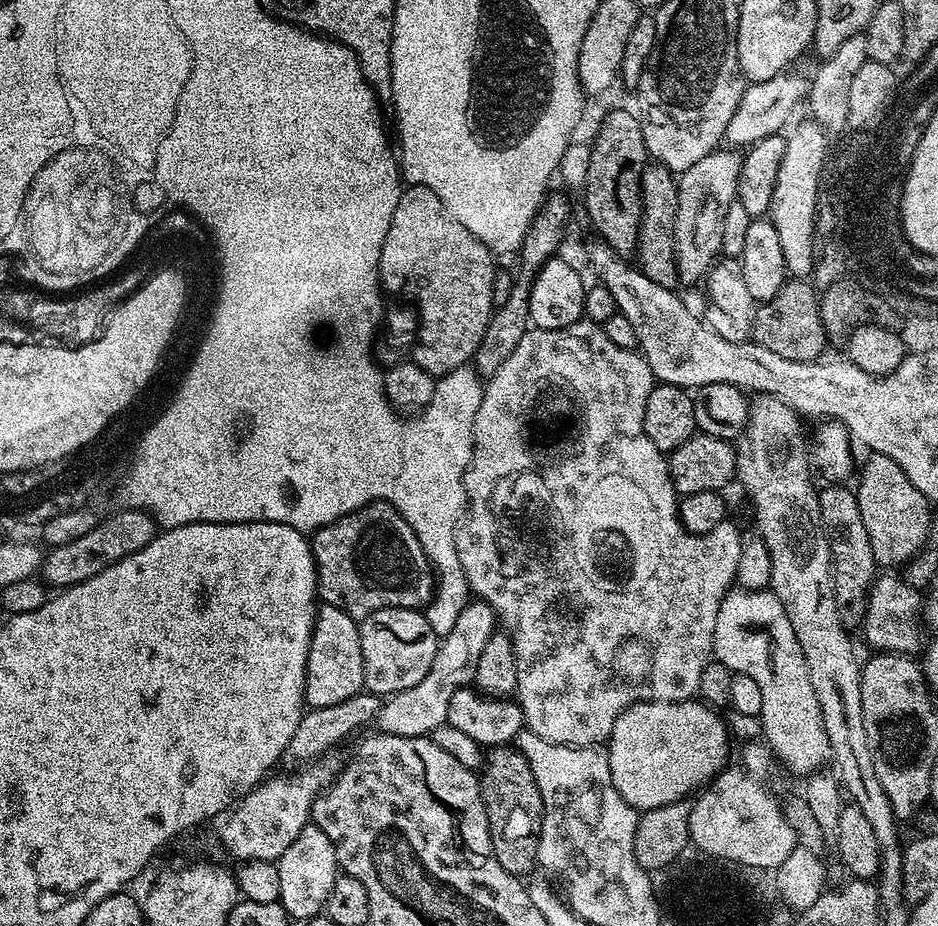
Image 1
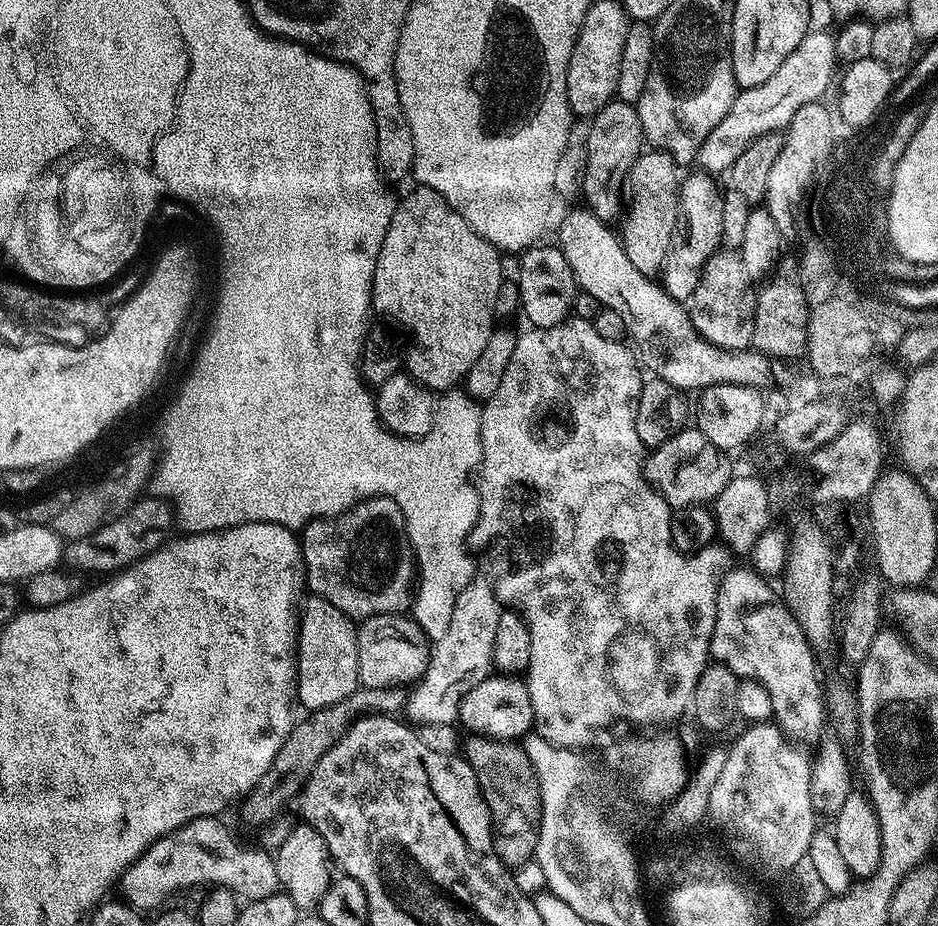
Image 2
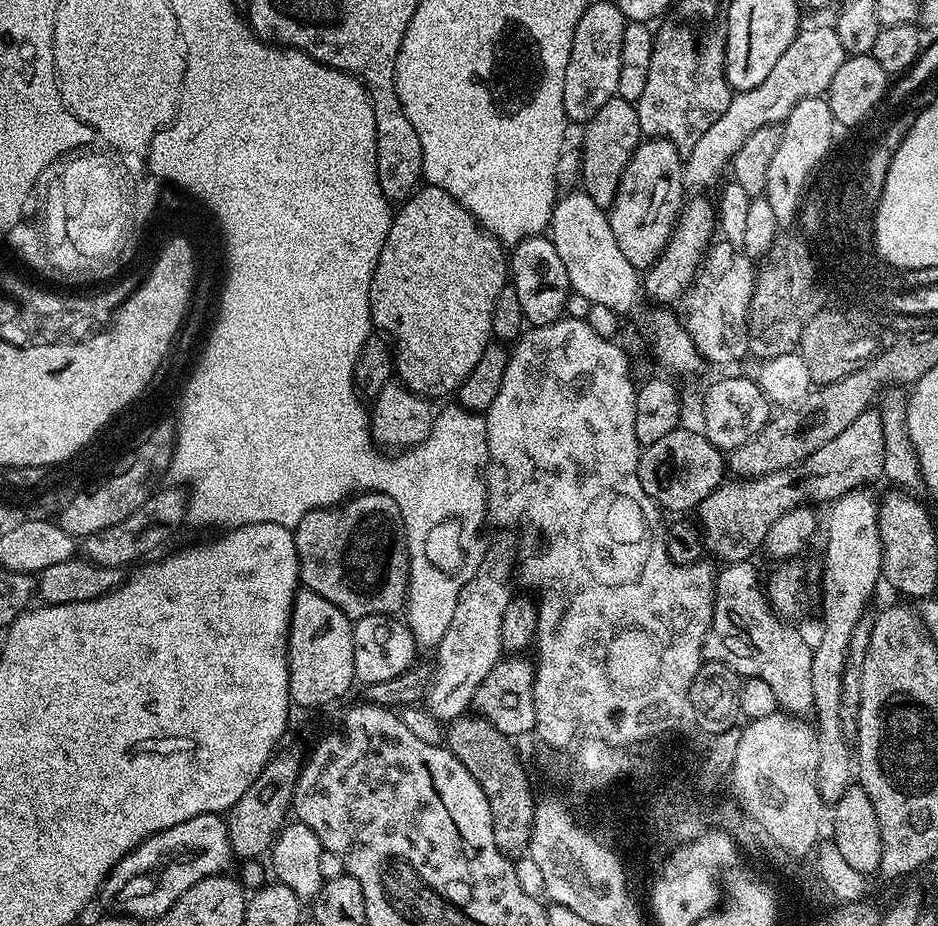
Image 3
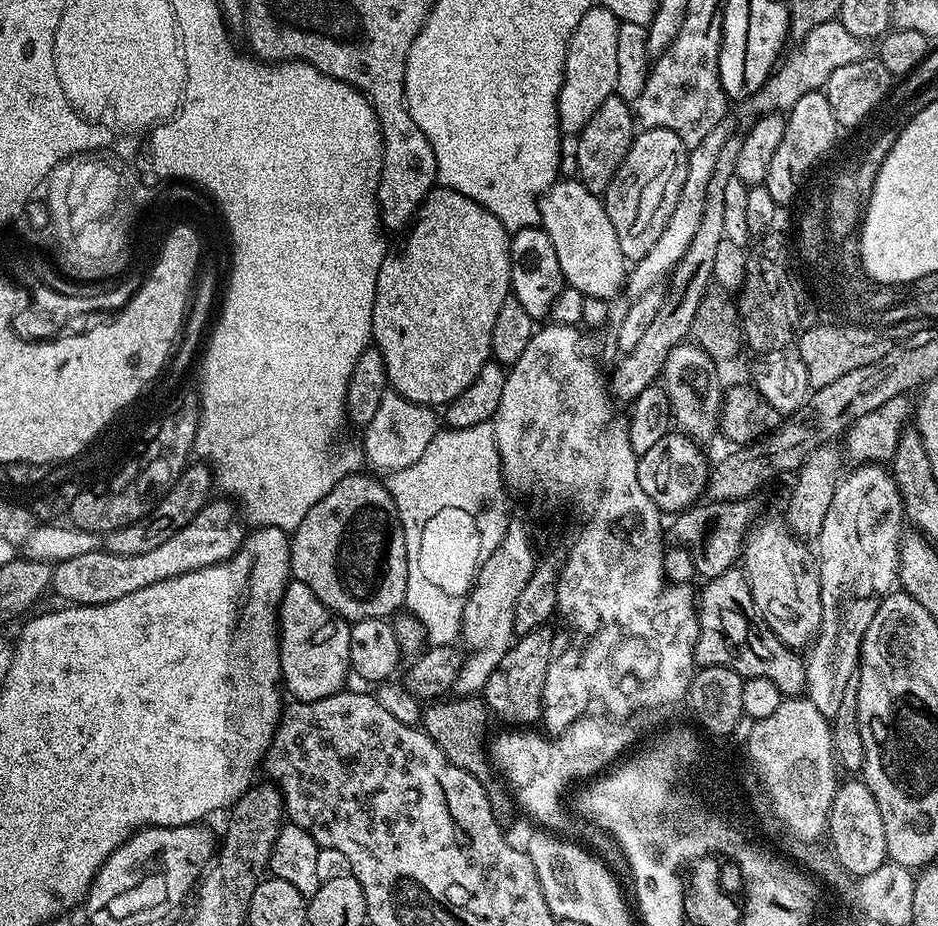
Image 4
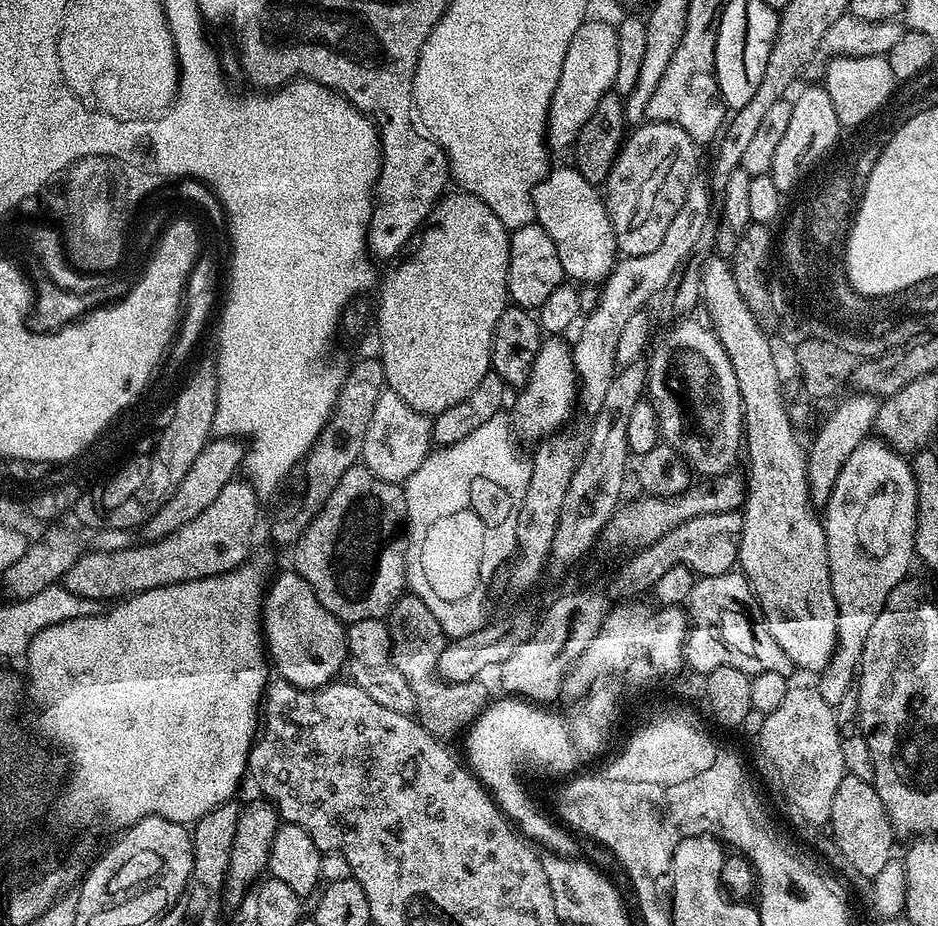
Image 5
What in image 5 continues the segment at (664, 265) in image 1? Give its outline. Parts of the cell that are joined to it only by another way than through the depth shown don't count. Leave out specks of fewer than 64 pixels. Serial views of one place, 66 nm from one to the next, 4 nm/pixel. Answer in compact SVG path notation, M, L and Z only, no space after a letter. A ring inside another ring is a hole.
M644 122L627 133L606 181L608 217L614 230L616 247L624 256L650 254L661 244L662 238L666 238L666 230L670 230L674 214L682 210L686 190L690 190L693 180L697 179L696 151L698 145L690 138L690 134L686 134L682 126L674 126L670 122Z

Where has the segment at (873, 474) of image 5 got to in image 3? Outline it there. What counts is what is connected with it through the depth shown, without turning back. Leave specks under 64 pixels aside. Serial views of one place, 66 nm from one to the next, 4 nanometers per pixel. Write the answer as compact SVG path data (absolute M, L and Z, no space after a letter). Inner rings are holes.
M859 490L832 501L828 512L828 545L824 548L824 629L820 632L820 641L815 641L812 650L812 665L810 679L814 686L814 727L817 731L818 744L818 774L816 785L819 788L821 801L827 805L834 805L842 798L848 787L851 787L854 770L854 752L850 747L850 740L844 737L844 724L840 721L840 711L844 708L844 671L848 668L848 651L852 648L852 635L864 616L864 607L876 588L876 583L882 580L882 558L884 551L880 545L880 531L878 530L877 497L871 496L868 490Z

